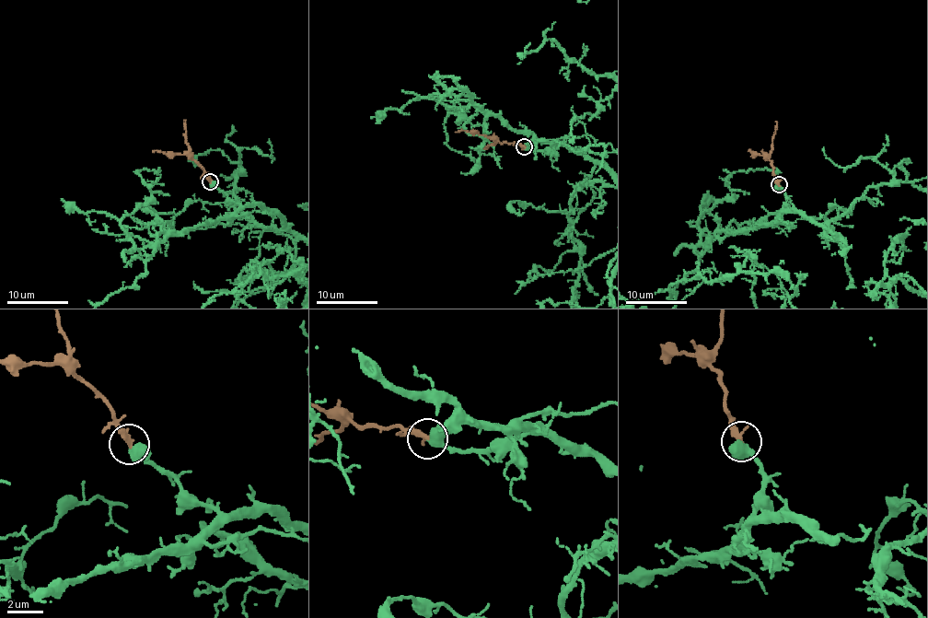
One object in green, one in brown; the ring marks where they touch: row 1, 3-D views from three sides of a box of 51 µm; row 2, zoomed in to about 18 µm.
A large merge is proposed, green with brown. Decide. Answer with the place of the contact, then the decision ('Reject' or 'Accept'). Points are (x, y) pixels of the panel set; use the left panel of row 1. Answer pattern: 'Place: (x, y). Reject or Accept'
Place: (210, 181). Accept

